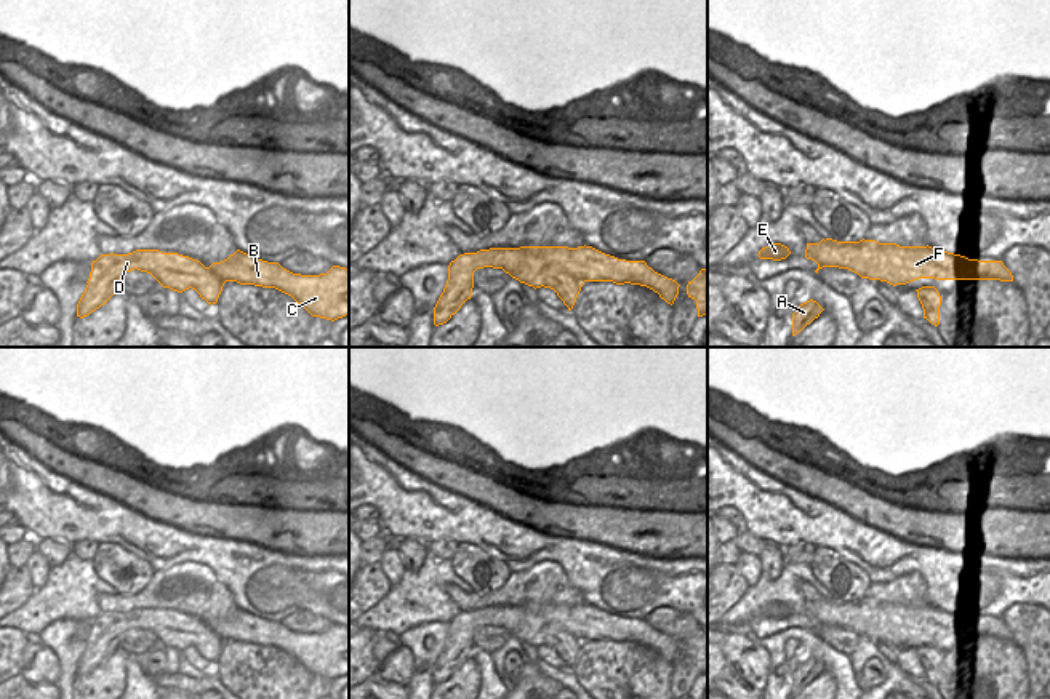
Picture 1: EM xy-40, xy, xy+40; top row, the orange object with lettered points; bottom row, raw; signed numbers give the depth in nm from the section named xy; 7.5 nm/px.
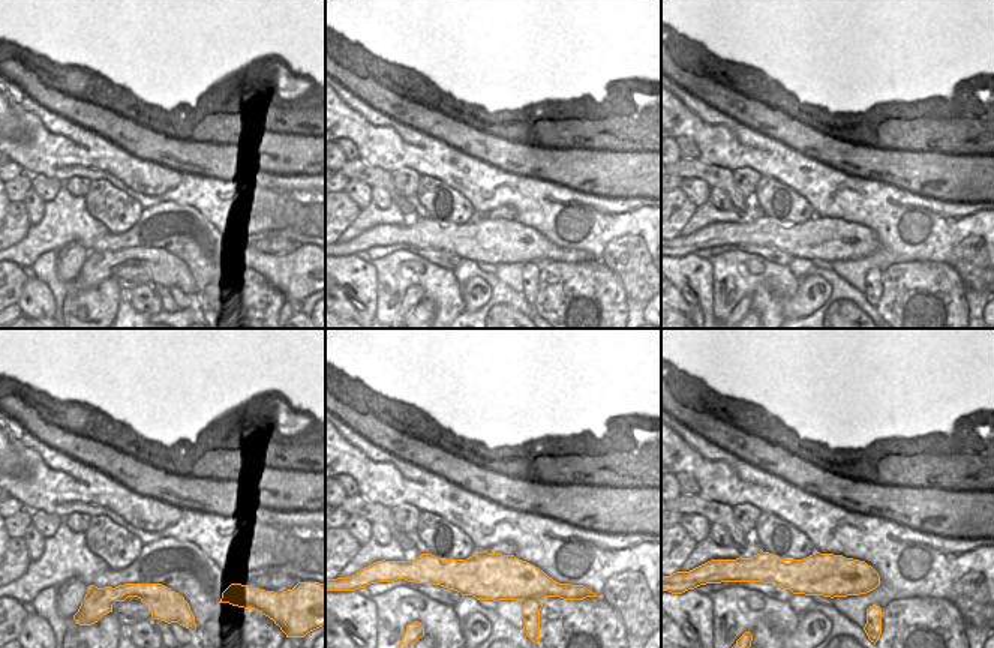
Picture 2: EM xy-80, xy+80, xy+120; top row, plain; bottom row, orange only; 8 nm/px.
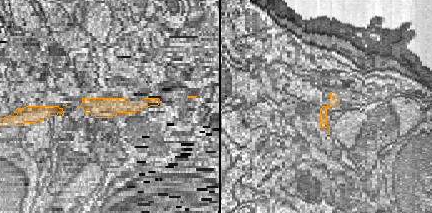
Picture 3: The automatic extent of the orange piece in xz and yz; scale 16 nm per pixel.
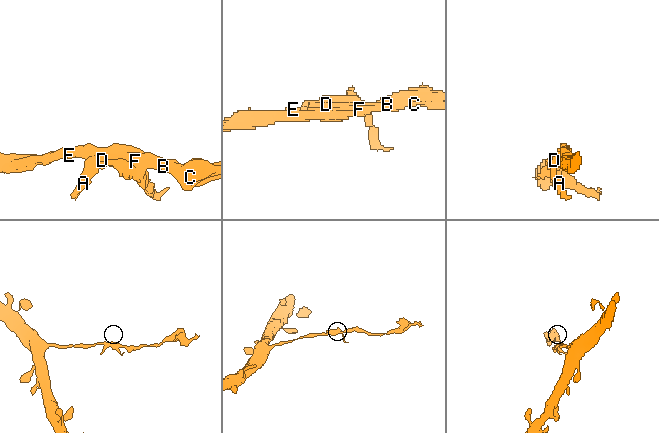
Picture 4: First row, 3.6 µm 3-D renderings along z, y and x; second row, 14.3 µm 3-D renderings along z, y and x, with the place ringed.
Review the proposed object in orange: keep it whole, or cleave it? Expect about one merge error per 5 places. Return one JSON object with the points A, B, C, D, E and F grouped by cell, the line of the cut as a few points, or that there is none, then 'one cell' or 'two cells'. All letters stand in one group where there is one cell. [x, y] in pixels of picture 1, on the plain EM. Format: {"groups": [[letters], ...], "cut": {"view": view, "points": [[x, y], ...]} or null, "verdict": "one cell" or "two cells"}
{"groups": [["A", "B", "C", "D", "E", "F"]], "cut": null, "verdict": "one cell"}

